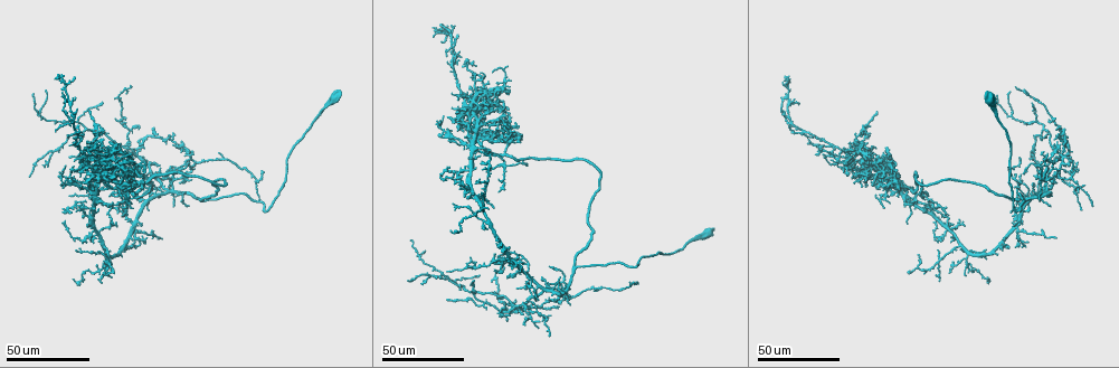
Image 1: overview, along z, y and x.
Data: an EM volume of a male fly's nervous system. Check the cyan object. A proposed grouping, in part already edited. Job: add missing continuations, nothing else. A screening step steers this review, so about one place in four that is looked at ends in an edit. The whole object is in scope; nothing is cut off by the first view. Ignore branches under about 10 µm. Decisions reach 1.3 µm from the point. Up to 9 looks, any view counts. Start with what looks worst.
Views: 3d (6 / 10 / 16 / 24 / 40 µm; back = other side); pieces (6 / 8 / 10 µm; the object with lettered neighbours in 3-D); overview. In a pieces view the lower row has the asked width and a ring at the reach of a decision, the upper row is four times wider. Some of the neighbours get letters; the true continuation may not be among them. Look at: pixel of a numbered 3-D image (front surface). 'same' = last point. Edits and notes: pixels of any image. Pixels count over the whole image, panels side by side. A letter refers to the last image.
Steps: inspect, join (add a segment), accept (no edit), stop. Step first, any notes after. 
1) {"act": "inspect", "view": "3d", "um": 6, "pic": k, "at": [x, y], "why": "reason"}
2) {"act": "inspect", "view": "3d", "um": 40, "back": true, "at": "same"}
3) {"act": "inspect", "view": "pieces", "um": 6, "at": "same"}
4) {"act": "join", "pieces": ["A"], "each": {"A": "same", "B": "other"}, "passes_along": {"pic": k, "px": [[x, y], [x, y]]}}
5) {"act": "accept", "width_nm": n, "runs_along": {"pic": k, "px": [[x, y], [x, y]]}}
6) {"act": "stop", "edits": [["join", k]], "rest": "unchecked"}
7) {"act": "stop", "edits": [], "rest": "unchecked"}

{"act": "inspect", "view": "3d", "um": 24, "pic": 1, "at": [447, 272], "why": "thin end"}

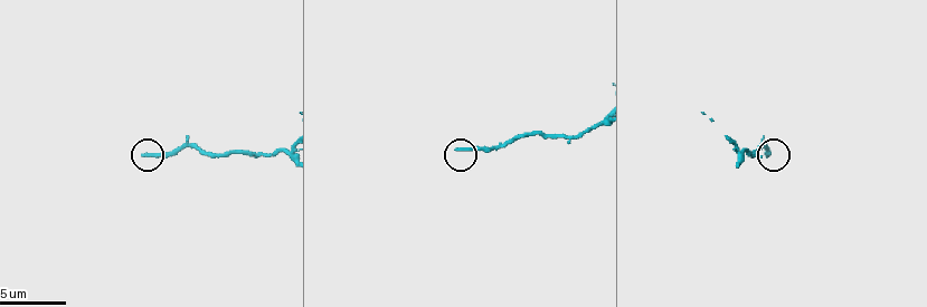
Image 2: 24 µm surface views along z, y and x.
{"act": "inspect", "view": "pieces", "um": 8, "pic": 2, "at": [144, 155]}

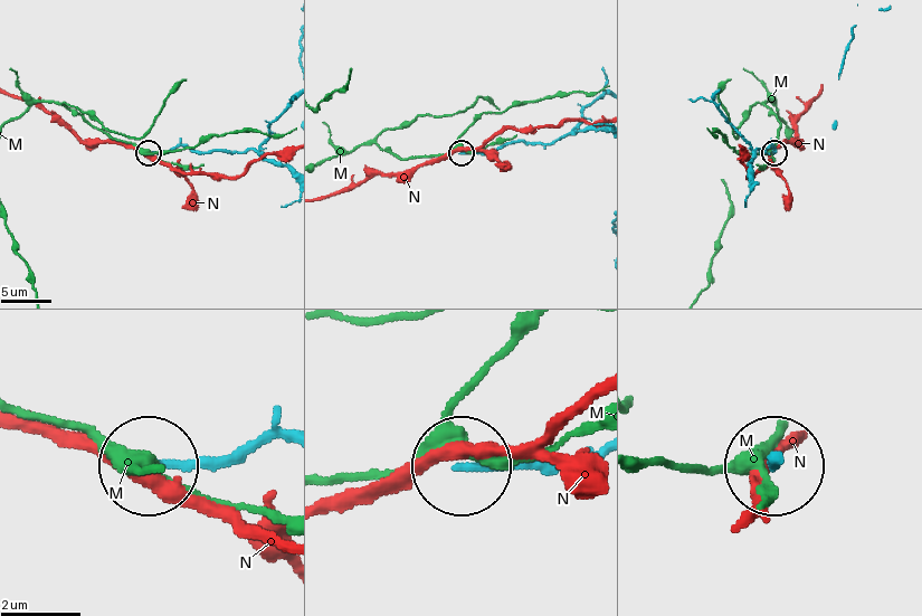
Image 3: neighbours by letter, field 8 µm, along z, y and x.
{"act": "accept", "each": {"M": "other", "N": "other"}, "runs_along": {"pic": 3, "px": [[598, 130], [462, 153]]}, "found": "no lettered segment goes on from it"}

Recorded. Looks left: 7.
{"act": "inspect", "view": "3d", "um": 24, "pic": 1, "at": [409, 281], "why": "long arm stops here"}

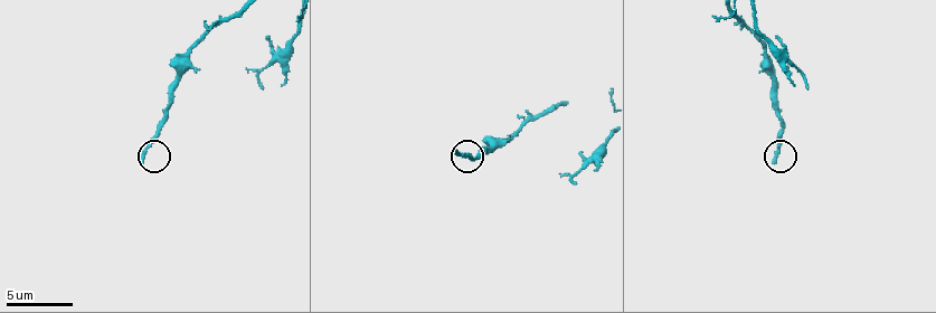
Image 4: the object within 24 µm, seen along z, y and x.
{"act": "inspect", "view": "pieces", "um": 10, "pic": 4, "at": [772, 159]}

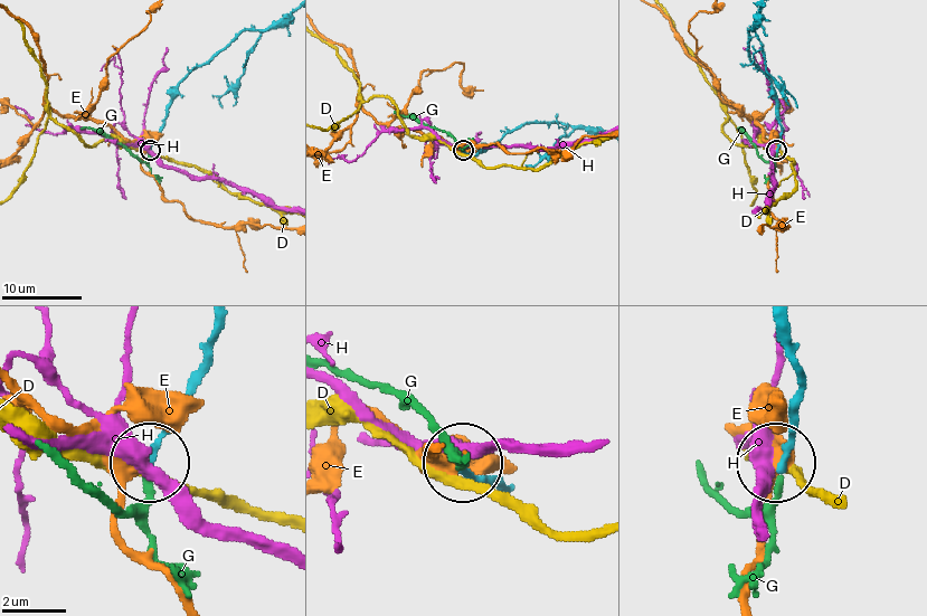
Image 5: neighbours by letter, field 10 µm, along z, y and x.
{"act": "join", "pieces": ["G"], "width_nm": 230, "each": {"D": "other", "E": "other", "G": "same", "H": "other"}, "passes_along": {"pic": 5, "px": [[800, 385], [800, 422], [775, 494], [744, 510], [706, 477]]}, "found": "the neuron continues"}

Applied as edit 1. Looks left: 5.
{"act": "inspect", "view": "3d", "um": 24, "pic": 1, "at": [449, 299], "why": "end of a long branch"}

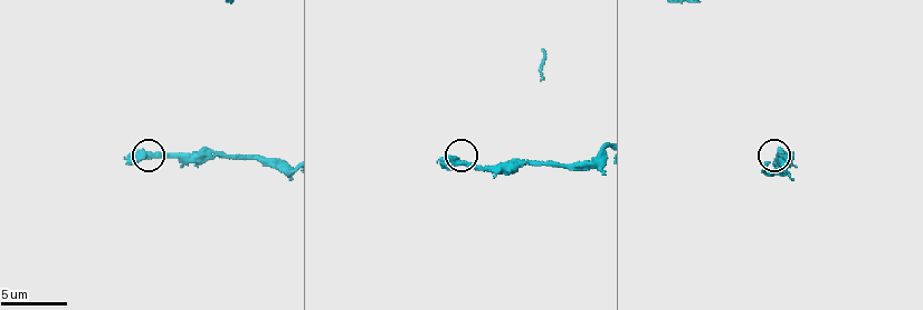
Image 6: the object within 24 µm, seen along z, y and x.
{"act": "inspect", "view": "pieces", "um": 6, "pic": 6, "at": [443, 159]}

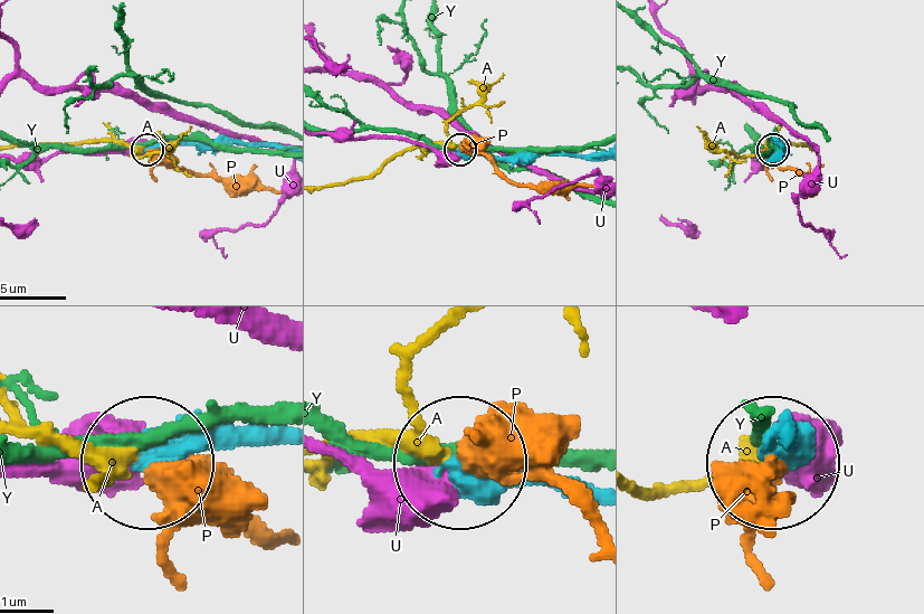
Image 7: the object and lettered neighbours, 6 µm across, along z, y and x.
{"act": "join", "pieces": ["A"], "each": {"A": "same", "P": "other", "U": "other", "Y": "other"}, "found": "it goes on there"}

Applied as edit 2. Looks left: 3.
{"act": "inspect", "view": "overview"}

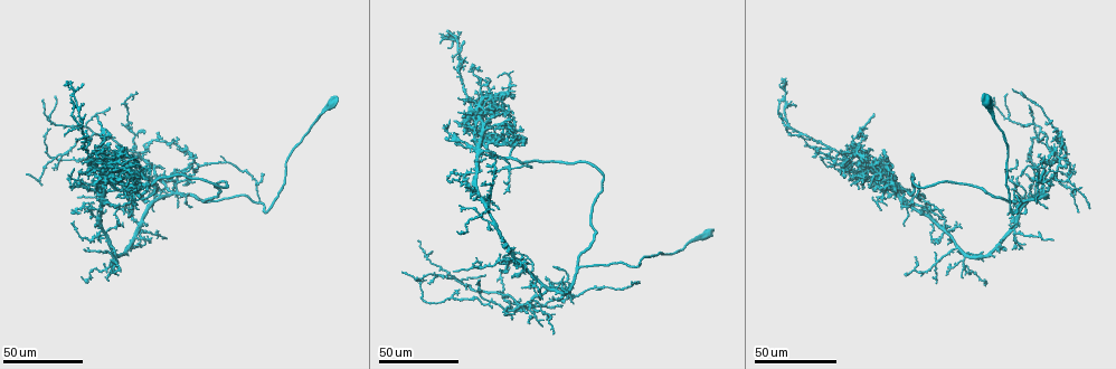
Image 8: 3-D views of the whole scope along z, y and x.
{"act": "inspect", "view": "3d", "um": 40, "pic": 8, "at": [165, 168], "why": "thin end"}

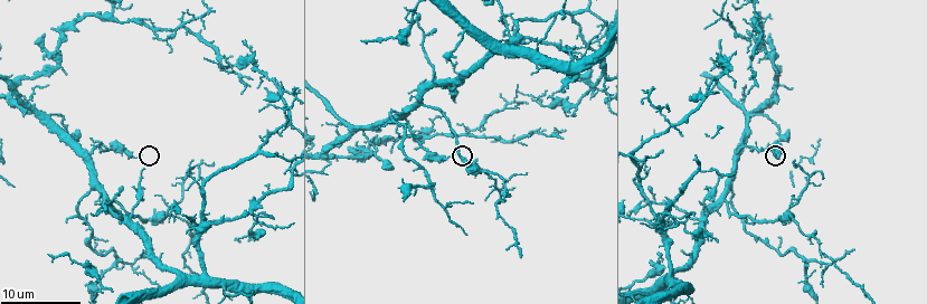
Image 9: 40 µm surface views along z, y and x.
{"act": "inspect", "view": "pieces", "um": 6, "pic": 9, "at": [454, 157], "why": "what lies round it"}

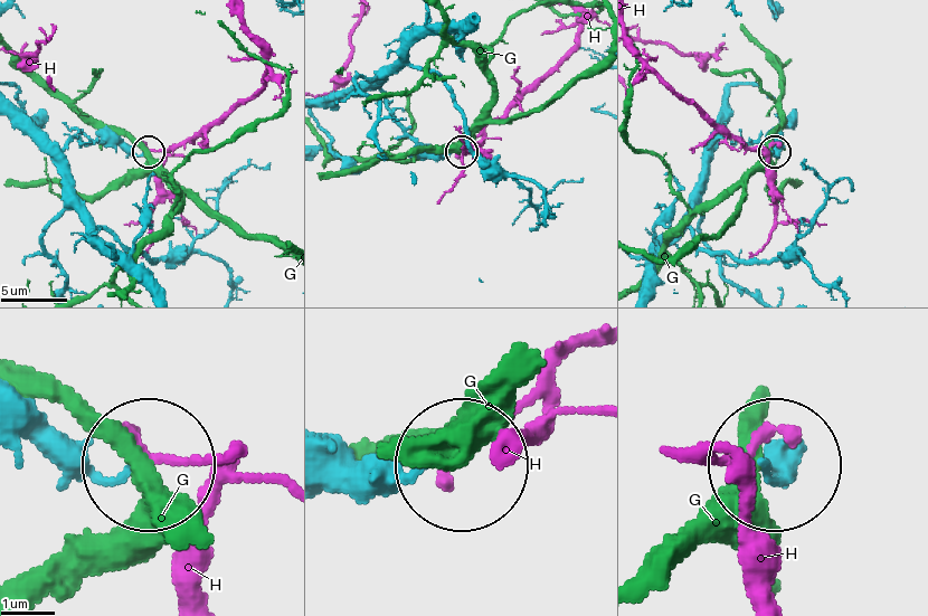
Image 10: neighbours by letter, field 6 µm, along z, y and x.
{"act": "accept", "each": {"G": "other", "H": "other"}, "found": "no lettered segment goes on from it"}

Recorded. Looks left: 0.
{"act": "stop", "edits": [["join", 5], ["join", 7]], "rest": "unchecked"}

